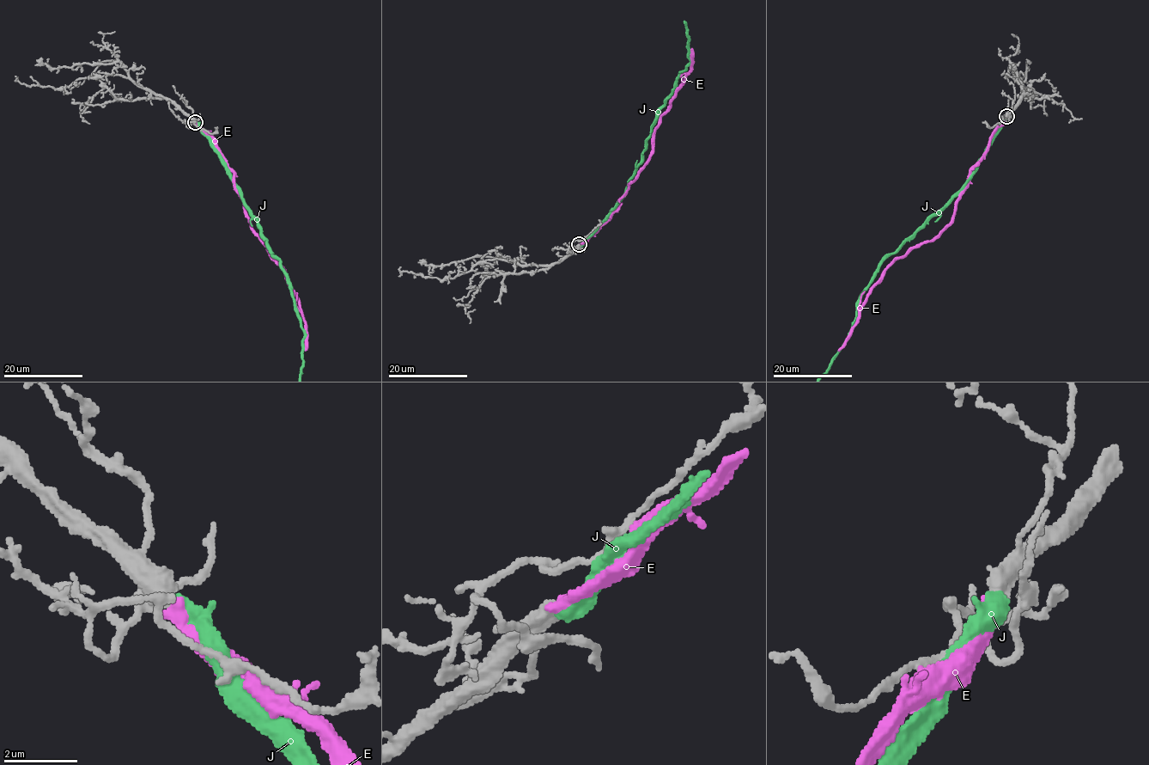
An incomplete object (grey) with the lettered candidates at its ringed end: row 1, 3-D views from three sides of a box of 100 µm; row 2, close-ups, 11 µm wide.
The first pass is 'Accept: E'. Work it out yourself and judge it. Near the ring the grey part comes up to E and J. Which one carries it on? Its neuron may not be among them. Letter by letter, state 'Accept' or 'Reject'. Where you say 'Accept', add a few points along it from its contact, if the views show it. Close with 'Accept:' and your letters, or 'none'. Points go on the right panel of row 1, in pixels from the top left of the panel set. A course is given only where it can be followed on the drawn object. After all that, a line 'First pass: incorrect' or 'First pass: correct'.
E: Accept. Its course: (1006, 117), (970, 173), (951, 223), (886, 269), (838, 351)
J: Reject
Accept: E
First pass: correct

